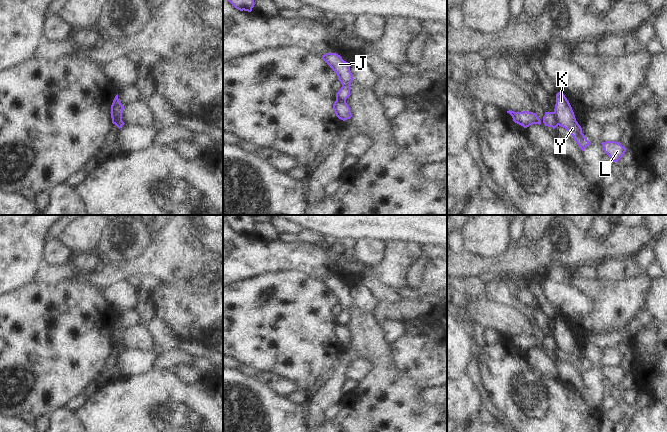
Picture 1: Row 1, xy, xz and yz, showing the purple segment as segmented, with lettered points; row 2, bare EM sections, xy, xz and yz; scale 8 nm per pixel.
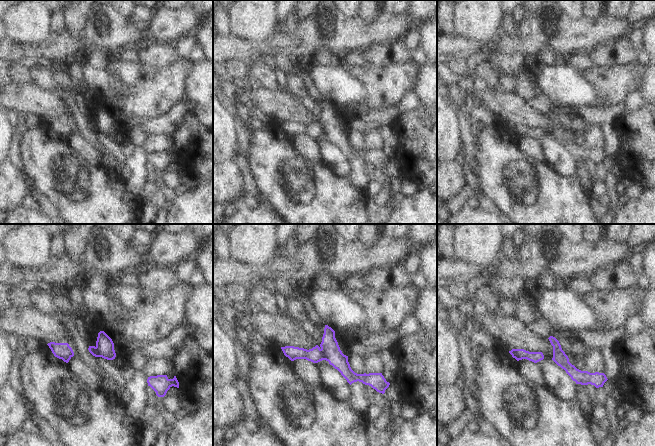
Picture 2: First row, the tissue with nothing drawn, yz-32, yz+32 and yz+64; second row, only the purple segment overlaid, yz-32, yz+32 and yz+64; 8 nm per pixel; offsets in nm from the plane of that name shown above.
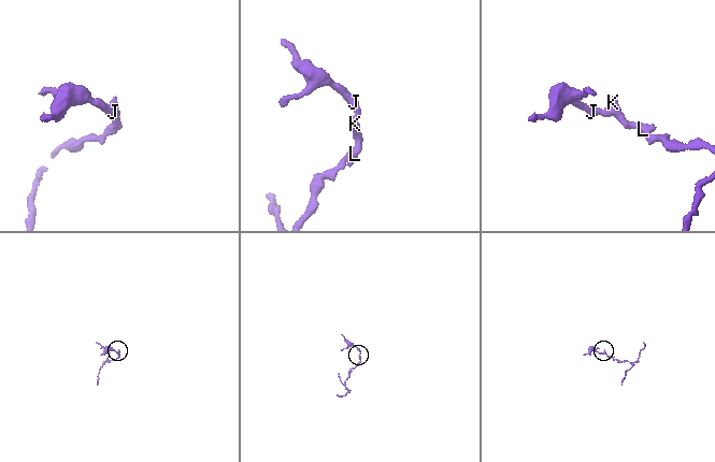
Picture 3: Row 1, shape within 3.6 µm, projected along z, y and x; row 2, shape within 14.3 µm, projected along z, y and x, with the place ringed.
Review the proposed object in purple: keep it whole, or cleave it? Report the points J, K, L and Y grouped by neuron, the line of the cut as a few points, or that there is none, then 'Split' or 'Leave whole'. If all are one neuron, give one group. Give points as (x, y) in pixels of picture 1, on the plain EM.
Groups: J / K L Y. Split along yz (553, 336), (558, 348). Split

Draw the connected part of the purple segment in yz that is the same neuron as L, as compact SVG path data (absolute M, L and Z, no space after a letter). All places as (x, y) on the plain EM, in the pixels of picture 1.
M606 365L601 368L604 376L612 383L613 386L618 386L627 374L620 366Z

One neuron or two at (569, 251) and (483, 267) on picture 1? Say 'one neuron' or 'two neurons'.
one neuron

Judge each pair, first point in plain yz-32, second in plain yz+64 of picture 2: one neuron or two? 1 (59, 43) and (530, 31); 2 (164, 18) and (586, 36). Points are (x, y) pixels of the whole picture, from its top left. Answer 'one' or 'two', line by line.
1: one
2: one

